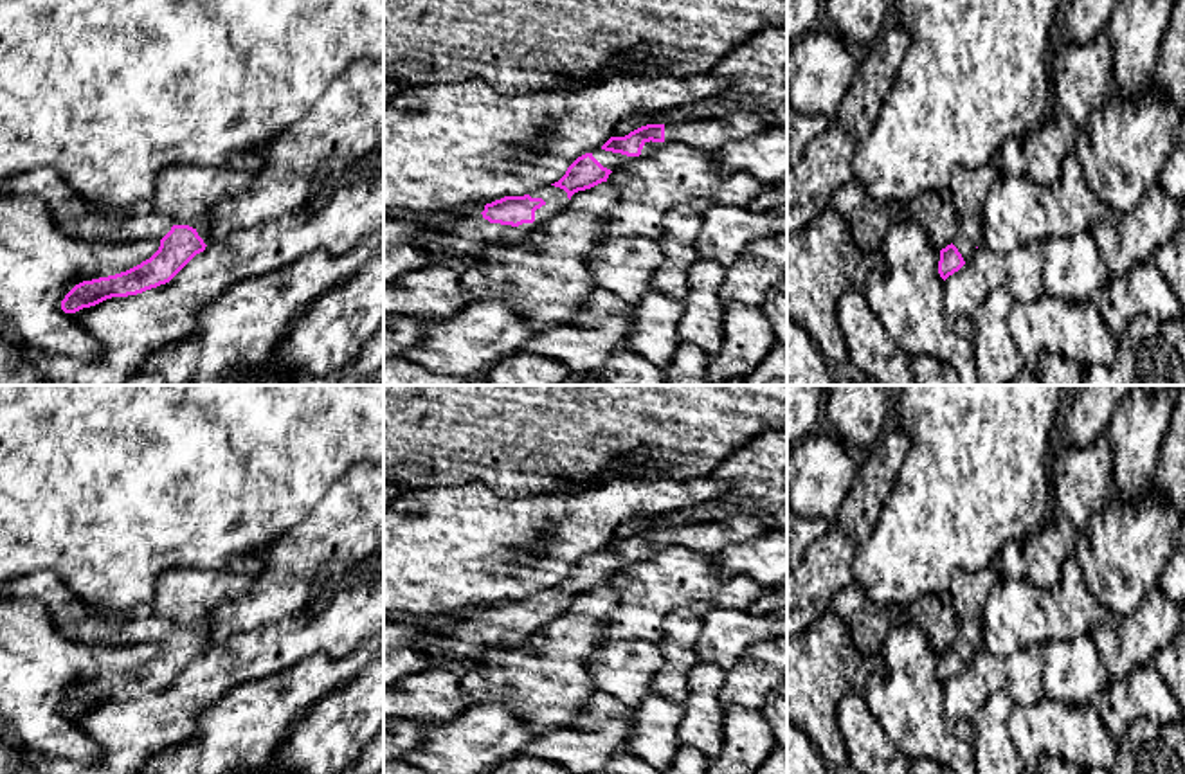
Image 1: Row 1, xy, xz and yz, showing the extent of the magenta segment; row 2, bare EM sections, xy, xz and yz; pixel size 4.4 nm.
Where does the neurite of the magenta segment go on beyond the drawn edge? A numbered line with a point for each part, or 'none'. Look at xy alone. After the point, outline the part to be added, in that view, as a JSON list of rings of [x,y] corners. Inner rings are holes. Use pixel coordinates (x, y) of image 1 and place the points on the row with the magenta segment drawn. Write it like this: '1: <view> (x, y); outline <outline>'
1: xy (186, 195); outline [[[173,166],[157,182],[149,211],[173,225],[189,225],[205,245],[213,243],[211,211],[227,196],[243,194],[252,185],[245,167]]]

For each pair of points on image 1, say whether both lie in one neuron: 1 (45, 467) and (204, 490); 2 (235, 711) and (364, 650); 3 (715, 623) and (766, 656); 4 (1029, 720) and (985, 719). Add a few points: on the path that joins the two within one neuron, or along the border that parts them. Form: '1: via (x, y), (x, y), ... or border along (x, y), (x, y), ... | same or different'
1: via (85, 467), (164, 467) | same
2: via (267, 710), (319, 674), (332, 674) | same
3: border along (768, 639), (753, 643), (726, 672) | different
4: border along (1014, 704), (1009, 715), (1009, 735), (1020, 755) | different

